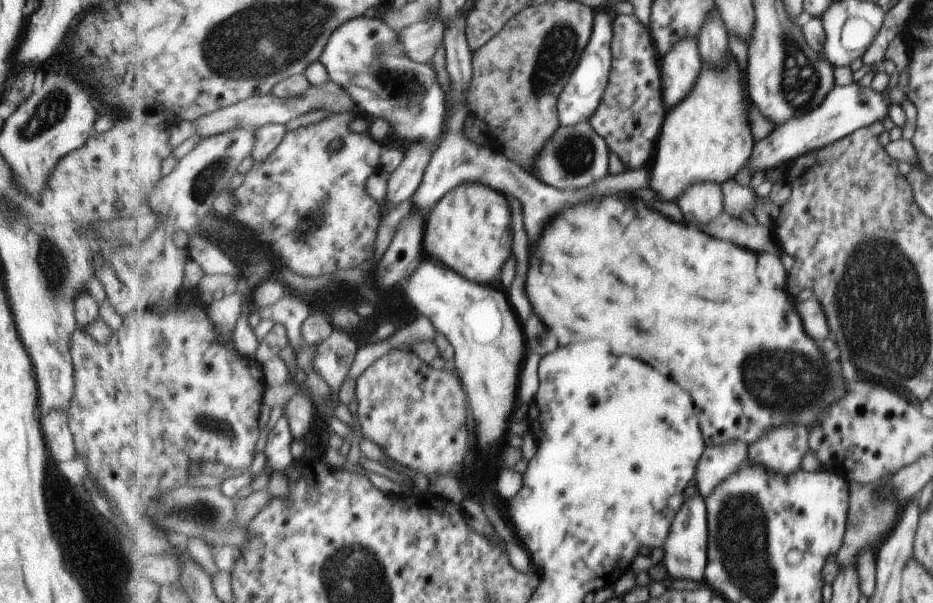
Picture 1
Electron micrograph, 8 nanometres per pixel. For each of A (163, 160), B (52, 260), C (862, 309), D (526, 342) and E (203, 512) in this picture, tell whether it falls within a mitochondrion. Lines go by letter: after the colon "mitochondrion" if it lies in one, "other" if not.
A: other
B: mitochondrion
C: mitochondrion
D: other
E: mitochondrion

